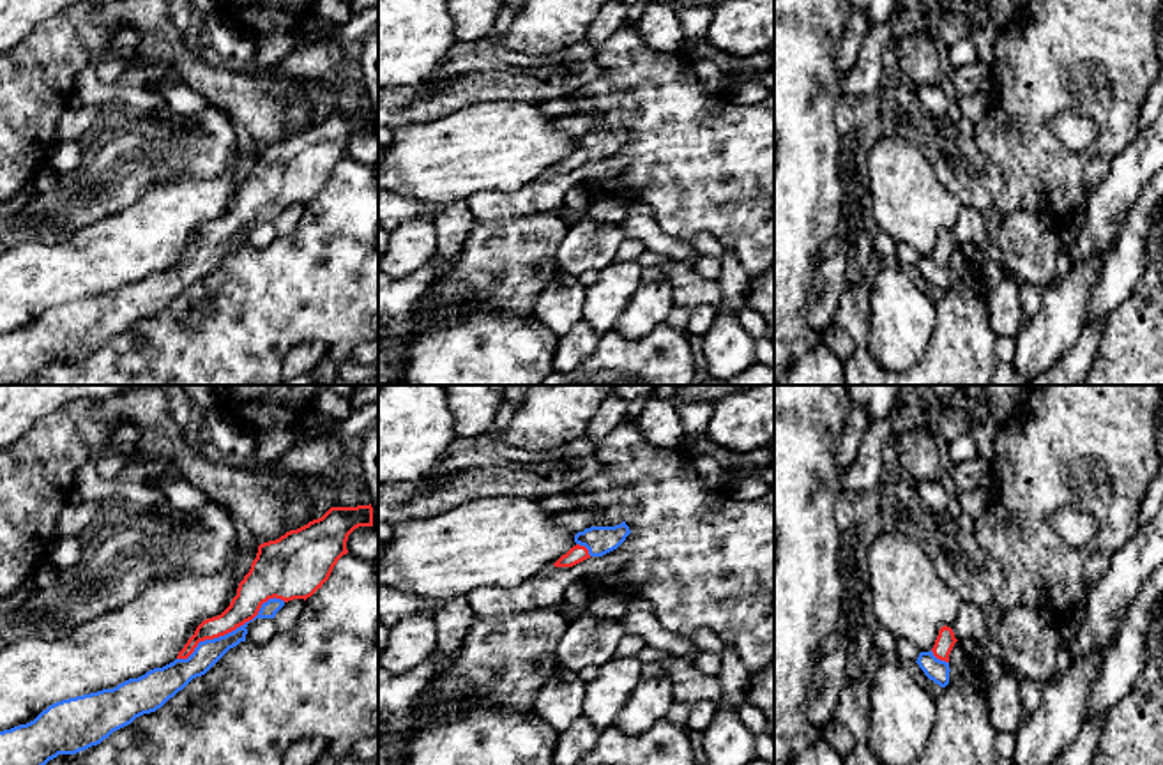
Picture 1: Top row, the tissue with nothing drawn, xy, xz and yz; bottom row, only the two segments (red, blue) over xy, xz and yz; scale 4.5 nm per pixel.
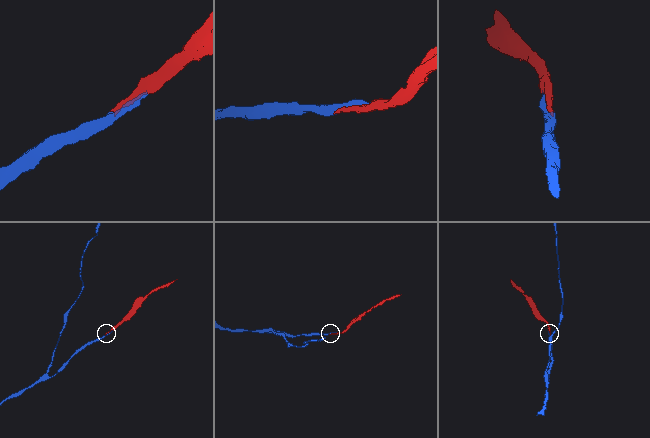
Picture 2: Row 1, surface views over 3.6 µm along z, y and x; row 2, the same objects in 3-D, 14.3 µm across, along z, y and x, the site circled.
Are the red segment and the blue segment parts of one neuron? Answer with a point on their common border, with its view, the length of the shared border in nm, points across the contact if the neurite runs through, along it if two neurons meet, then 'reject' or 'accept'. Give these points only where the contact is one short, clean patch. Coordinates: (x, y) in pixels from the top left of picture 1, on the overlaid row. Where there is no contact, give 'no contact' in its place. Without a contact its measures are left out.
contact xy (232, 629); length 550 nm; accept

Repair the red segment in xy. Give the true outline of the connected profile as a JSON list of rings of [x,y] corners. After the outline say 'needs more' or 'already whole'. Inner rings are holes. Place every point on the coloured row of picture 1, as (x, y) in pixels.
[[[371,504],[331,507],[322,518],[290,530],[276,541],[260,544],[256,558],[239,583],[230,606],[221,615],[203,620],[173,663],[154,668],[138,678],[129,678],[113,689],[57,701],[34,721],[0,731],[0,765],[46,765],[58,754],[76,754],[97,746],[136,717],[156,712],[193,678],[205,675],[230,648],[246,641],[249,622],[274,618],[288,601],[306,601],[322,588],[338,560],[348,553],[348,535],[359,526],[373,526]]] | needs more

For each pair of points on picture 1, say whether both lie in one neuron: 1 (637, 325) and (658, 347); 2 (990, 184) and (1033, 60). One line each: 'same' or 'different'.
1: different
2: different

